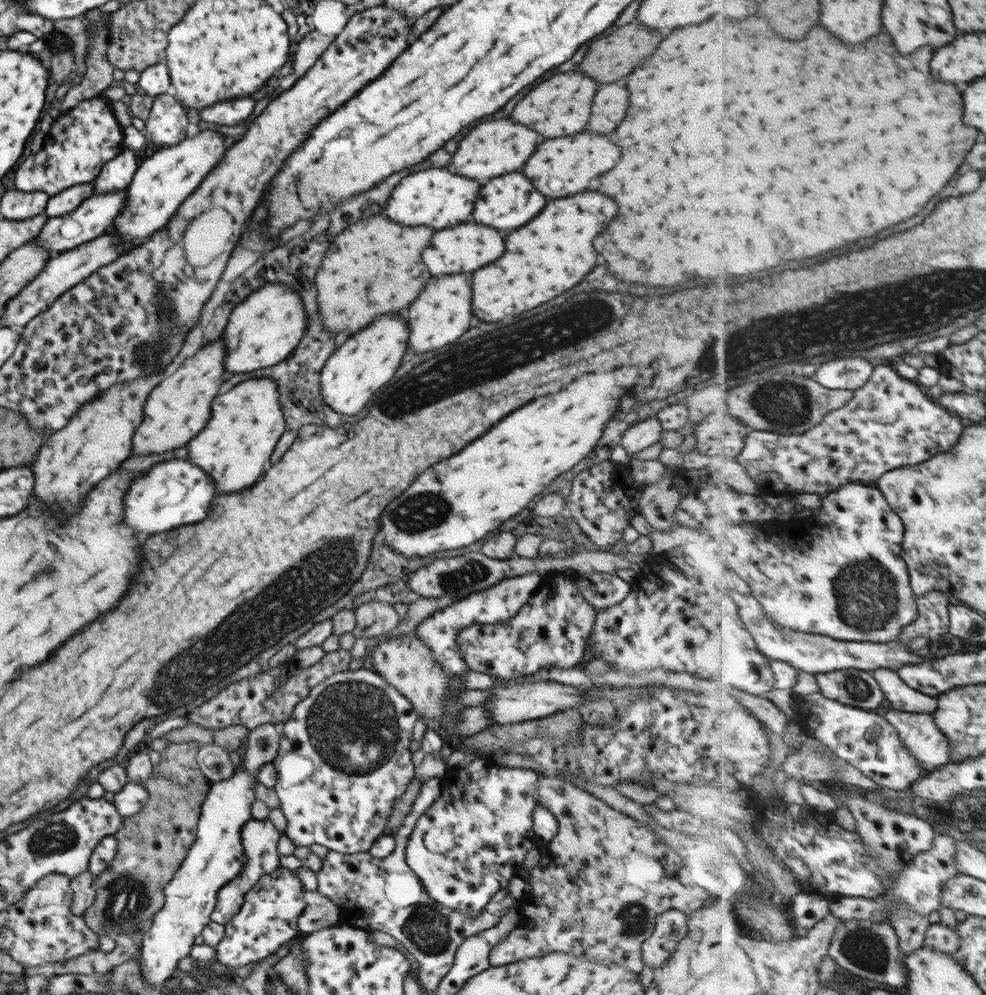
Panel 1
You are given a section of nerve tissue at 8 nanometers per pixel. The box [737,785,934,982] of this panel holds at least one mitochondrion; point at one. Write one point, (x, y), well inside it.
(863, 946)

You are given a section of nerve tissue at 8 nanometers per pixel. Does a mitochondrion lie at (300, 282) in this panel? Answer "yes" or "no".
no

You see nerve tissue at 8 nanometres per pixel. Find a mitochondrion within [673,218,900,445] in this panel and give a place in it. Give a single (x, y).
(786, 403)

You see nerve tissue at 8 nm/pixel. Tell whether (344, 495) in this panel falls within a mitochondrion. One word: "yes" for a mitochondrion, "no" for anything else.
no

